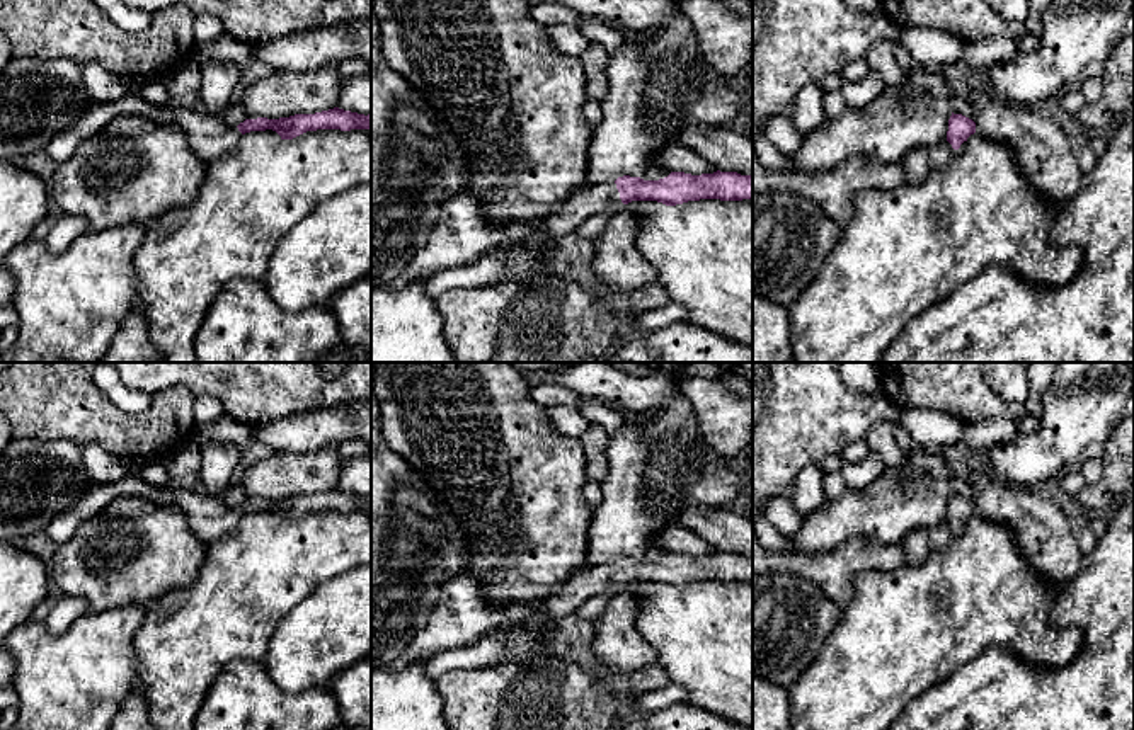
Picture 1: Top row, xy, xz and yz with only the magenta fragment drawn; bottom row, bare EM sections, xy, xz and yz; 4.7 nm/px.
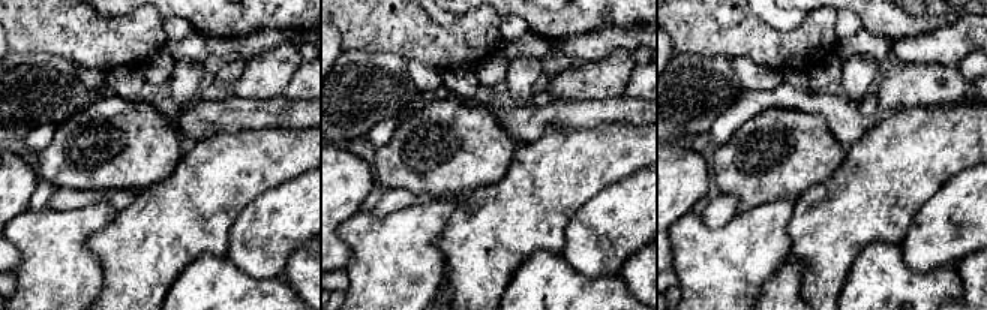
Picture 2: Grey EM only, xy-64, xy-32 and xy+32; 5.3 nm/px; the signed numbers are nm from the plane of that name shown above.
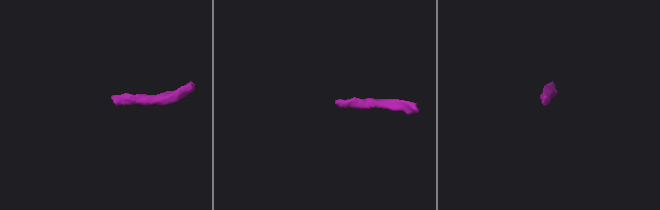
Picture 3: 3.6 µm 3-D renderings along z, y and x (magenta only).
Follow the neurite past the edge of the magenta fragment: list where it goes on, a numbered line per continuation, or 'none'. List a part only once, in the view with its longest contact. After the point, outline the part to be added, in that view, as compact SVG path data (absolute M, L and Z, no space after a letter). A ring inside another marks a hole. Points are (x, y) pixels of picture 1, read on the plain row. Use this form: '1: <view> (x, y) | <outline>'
1: xz (462, 616) | M615 563L584 567L572 573L558 590L536 604L490 604L480 584L467 575L450 577L439 589L438 606L427 626L381 669L398 670L412 662L427 662L439 652L477 645L489 630L523 623L531 614L560 619L576 611L591 597L604 592L620 592L625 585Z

